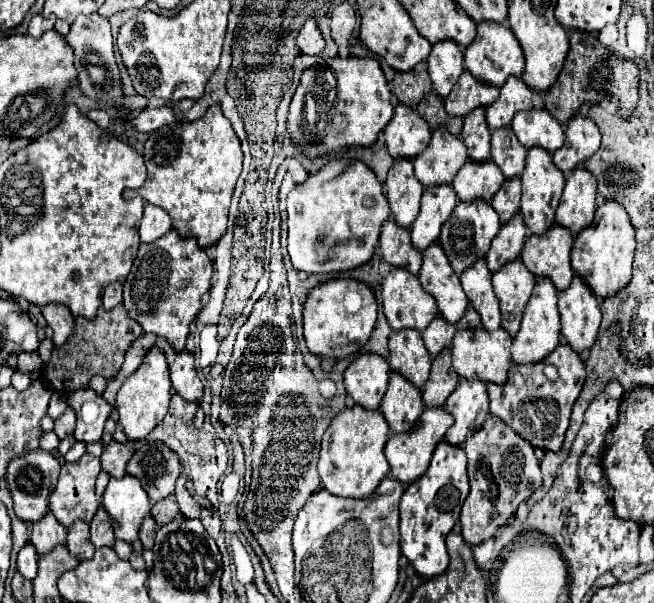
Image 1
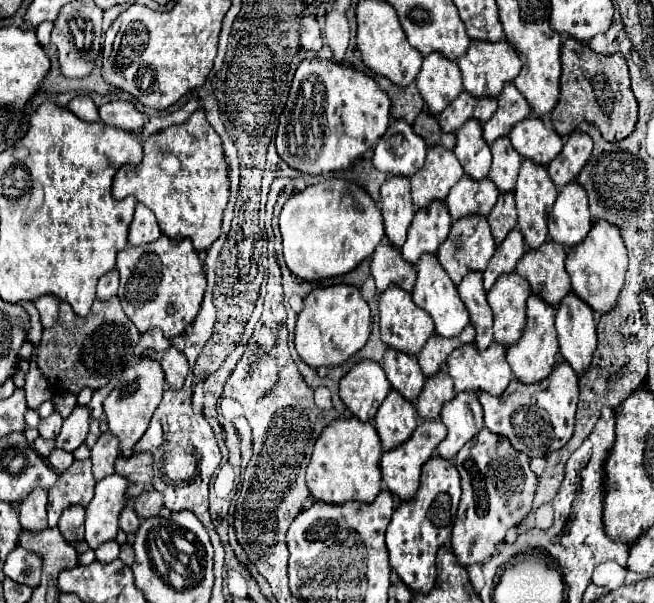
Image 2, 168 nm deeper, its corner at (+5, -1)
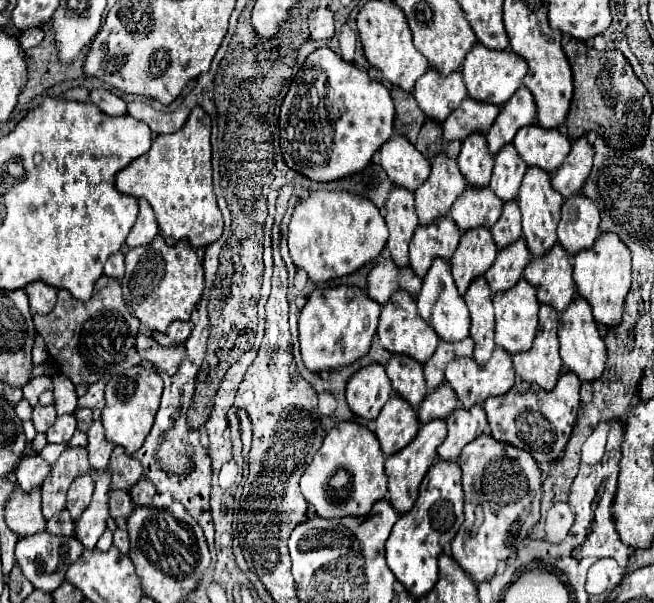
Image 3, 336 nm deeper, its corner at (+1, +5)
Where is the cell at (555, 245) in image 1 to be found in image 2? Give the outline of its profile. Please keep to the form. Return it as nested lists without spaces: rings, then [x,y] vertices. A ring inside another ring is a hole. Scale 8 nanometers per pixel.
[[[547,240],[543,248],[529,250],[517,264],[517,274],[525,278],[531,292],[551,306],[557,306],[569,292],[569,276],[565,272],[565,248]]]

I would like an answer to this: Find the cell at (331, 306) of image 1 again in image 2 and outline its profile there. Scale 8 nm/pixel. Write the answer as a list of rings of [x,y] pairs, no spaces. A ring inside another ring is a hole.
[[[337,284],[315,288],[305,298],[305,306],[297,316],[295,326],[295,348],[299,358],[311,366],[339,366],[355,352],[359,352],[371,334],[371,312],[363,300],[359,288]]]

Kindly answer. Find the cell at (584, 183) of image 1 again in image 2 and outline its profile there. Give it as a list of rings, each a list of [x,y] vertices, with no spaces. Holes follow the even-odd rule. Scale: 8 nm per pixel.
[[[577,182],[567,184],[557,196],[553,212],[549,216],[549,236],[551,240],[573,248],[585,240],[591,230],[591,214],[587,204],[587,194]]]

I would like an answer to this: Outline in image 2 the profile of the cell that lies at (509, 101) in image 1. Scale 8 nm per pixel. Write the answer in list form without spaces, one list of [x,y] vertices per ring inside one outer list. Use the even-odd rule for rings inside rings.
[[[509,82],[509,84],[505,84],[505,88],[499,96],[497,112],[493,114],[493,118],[489,122],[483,124],[483,138],[487,140],[487,144],[493,144],[497,138],[507,136],[517,122],[521,122],[529,116],[531,116],[531,108],[529,108],[527,100],[515,88],[515,84]]]

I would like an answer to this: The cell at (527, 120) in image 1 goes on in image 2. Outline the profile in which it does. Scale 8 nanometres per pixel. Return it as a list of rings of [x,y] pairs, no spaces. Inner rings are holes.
[[[535,116],[515,124],[509,140],[525,160],[533,160],[539,166],[547,166],[563,150],[563,138]]]

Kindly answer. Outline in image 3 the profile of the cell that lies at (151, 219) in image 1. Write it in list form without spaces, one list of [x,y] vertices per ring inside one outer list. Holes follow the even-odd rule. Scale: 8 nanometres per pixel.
[[[139,198],[139,216],[135,226],[131,228],[129,236],[127,236],[127,246],[145,246],[149,244],[155,236],[159,234],[159,226],[155,222],[155,214],[151,210],[151,206],[147,206],[145,198]]]

